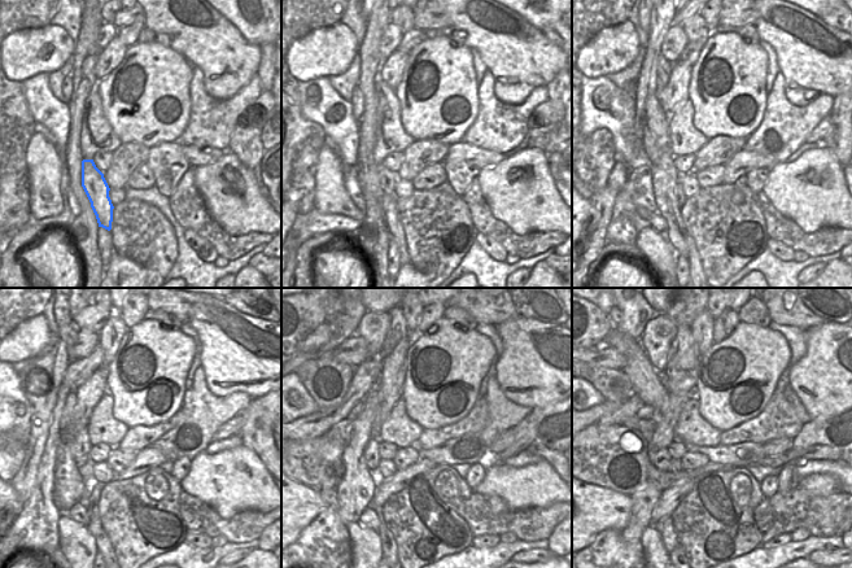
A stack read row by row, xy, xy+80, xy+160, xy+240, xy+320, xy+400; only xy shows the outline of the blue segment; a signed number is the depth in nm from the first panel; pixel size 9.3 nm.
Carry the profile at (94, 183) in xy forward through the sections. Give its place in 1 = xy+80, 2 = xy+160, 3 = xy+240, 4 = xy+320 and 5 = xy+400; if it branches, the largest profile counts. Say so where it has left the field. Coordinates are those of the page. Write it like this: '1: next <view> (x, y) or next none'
1: next xy+80 (389, 202)
2: next xy+160 (684, 244)
3: next xy+240 (104, 546)
4: next xy+320 (389, 547)
5: next xy+400 (678, 551)

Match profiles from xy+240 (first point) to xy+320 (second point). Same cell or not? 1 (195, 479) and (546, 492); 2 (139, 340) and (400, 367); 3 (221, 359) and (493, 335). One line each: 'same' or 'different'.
1: same
2: different
3: different

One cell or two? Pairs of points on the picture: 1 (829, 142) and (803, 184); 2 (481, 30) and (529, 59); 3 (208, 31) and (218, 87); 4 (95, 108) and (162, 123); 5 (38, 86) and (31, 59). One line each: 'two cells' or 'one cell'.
1: two cells
2: one cell
3: one cell
4: two cells
5: two cells

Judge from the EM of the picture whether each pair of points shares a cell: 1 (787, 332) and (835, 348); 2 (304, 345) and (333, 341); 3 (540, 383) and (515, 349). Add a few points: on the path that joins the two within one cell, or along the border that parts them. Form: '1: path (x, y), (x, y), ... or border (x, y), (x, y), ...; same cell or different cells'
1: border (807, 330), (807, 352), (791, 366); different cells
2: border (331, 326), (330, 339), (313, 353); different cells
3: path (534, 375), (534, 368), (523, 357); same cell

